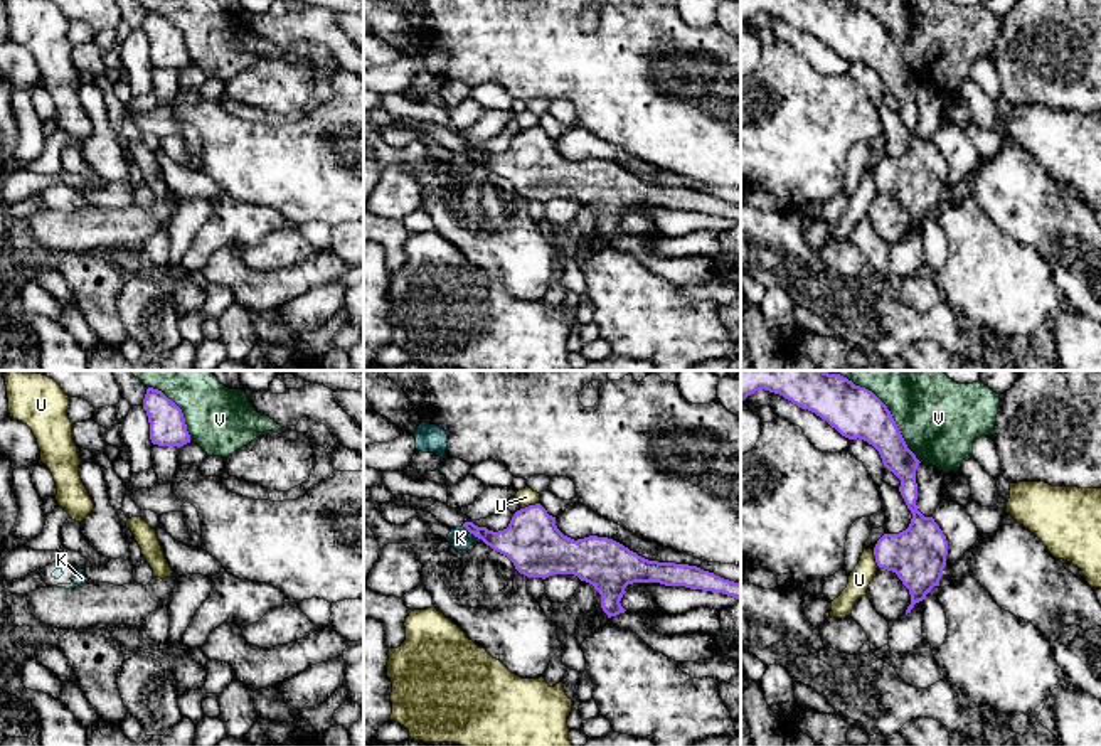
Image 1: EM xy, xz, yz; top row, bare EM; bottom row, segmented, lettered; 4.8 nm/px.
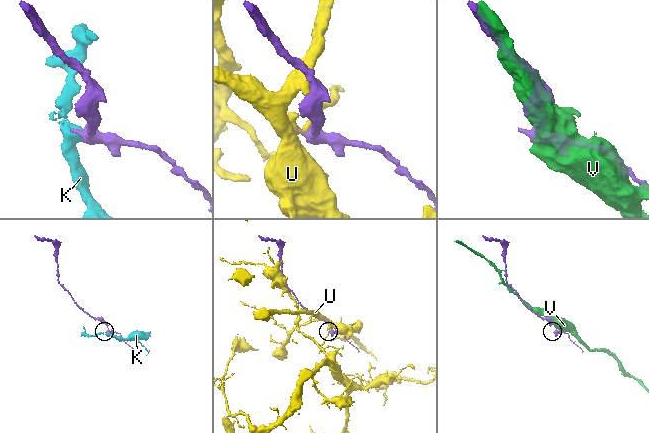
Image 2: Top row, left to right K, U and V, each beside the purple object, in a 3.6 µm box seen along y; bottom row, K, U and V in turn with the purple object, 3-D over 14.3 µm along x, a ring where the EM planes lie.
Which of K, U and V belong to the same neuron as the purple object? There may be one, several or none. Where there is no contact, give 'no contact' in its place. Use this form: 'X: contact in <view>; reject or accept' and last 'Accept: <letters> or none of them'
K: contact in xz; reject
U: contact in xz; reject
V: contact in yz; reject
Accept: none of them

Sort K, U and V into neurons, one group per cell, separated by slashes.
K / U / V

